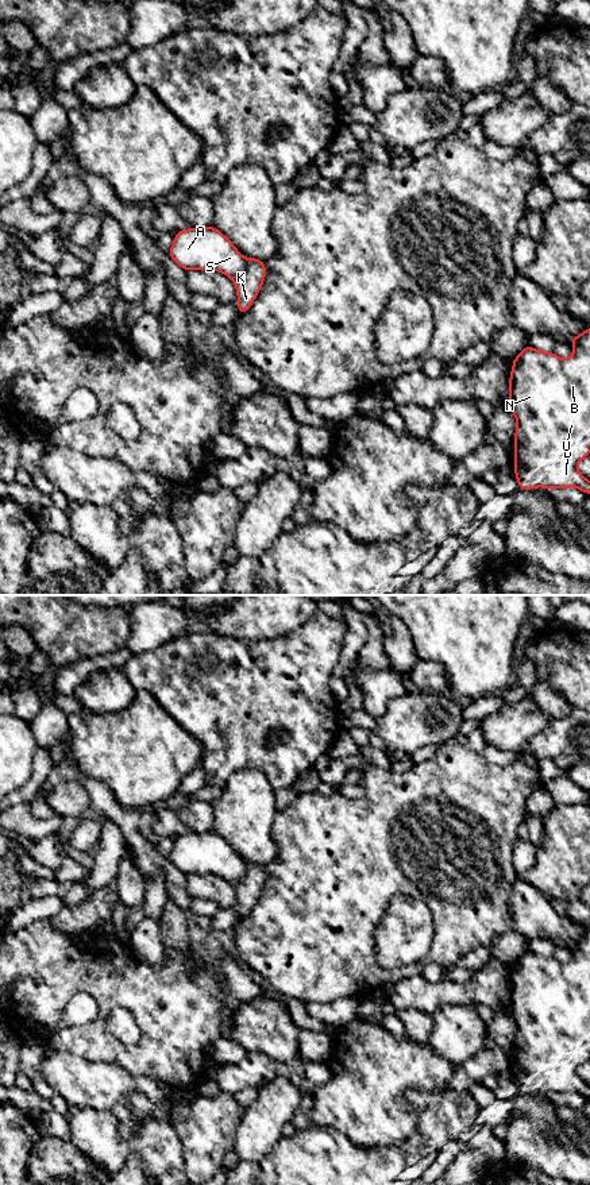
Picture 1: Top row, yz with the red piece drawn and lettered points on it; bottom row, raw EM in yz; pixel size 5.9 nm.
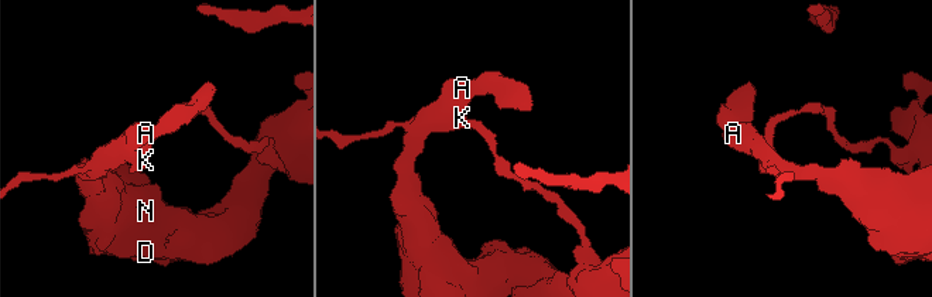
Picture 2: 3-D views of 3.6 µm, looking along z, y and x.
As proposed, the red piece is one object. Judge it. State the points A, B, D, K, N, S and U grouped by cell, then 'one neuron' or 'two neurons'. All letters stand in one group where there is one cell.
A B D N S U / K | two neurons

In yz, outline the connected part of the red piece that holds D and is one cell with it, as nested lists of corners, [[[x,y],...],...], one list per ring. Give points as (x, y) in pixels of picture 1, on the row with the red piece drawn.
[[[590,328],[570,341],[574,352],[566,359],[531,346],[513,359],[508,406],[517,421],[513,471],[522,490],[576,487],[590,494],[590,480],[576,467],[590,453]]]

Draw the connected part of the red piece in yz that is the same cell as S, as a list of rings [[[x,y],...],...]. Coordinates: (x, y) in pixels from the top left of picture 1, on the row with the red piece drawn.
[[[212,225],[178,231],[167,254],[184,271],[216,270],[232,281],[247,266],[232,242]]]

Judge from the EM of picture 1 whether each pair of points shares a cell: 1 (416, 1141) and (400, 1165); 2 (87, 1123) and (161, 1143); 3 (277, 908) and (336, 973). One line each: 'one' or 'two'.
1: one
2: one
3: one

